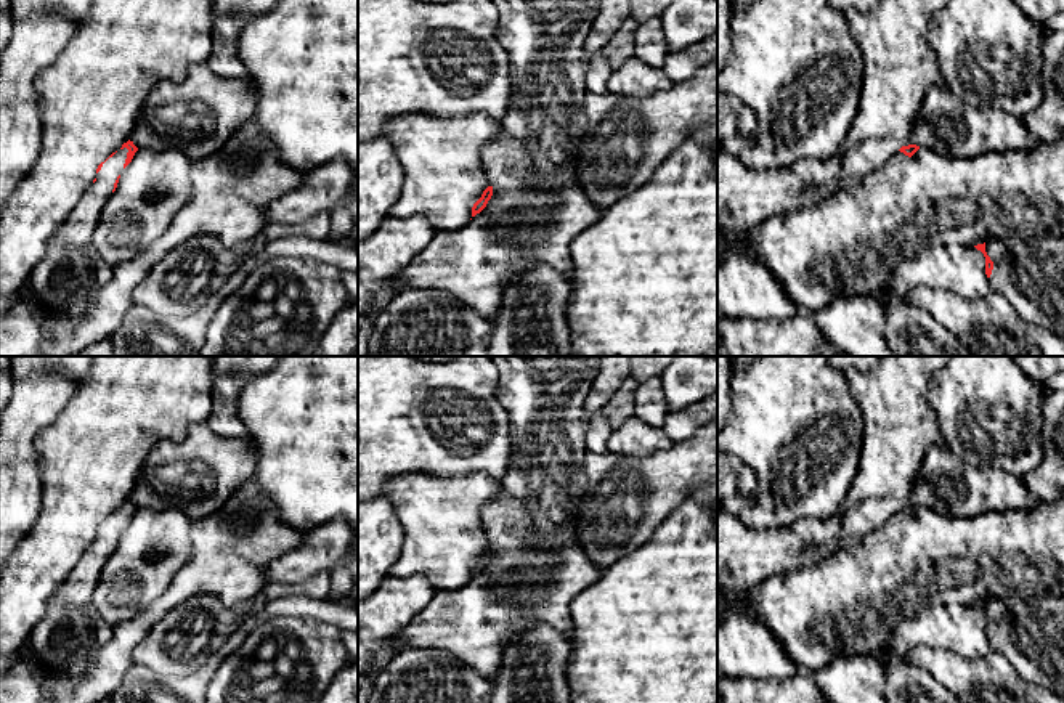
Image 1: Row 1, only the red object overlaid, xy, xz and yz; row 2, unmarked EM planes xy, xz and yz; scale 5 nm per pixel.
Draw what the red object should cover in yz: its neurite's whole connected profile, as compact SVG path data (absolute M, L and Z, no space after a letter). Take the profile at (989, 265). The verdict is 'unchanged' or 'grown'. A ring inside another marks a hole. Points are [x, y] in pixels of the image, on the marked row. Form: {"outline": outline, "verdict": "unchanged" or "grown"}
{"outline": "M1064 238L992 239L974 247L985 257L990 291L1005 297L1022 319L1064 337Z", "verdict": "grown"}

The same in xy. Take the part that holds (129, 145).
{"outline": "M127 141L96 169L96 178L83 193L71 217L50 236L45 255L32 268L26 286L39 302L59 303L63 307L82 305L96 289L112 278L112 268L96 254L91 238L98 225L101 209L116 191L120 173L132 162L138 148Z", "verdict": "grown"}

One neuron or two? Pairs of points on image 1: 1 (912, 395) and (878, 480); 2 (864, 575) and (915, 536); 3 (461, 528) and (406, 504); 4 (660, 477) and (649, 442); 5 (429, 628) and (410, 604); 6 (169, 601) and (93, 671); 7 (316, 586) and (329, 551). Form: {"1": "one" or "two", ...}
{"1": "one", "2": "one", "3": "one", "4": "two", "5": "two", "6": "one", "7": "two"}

